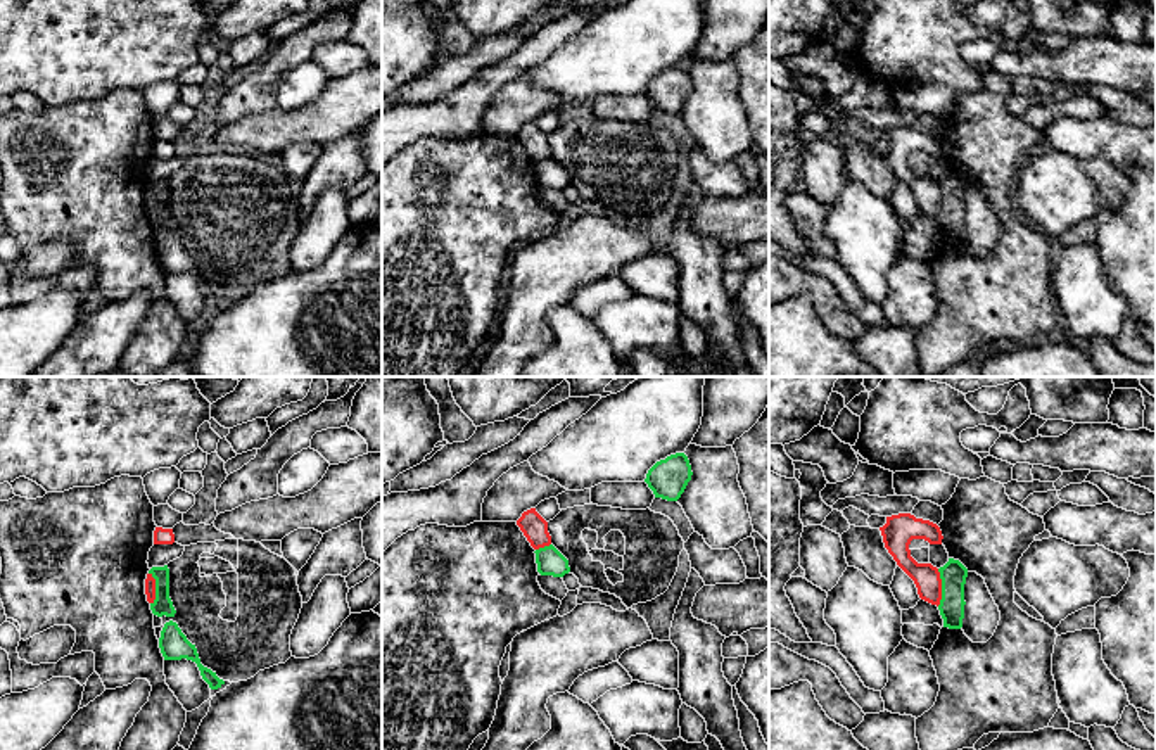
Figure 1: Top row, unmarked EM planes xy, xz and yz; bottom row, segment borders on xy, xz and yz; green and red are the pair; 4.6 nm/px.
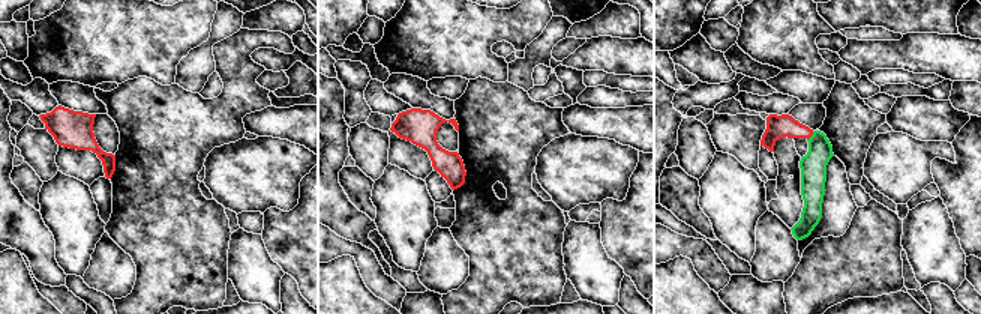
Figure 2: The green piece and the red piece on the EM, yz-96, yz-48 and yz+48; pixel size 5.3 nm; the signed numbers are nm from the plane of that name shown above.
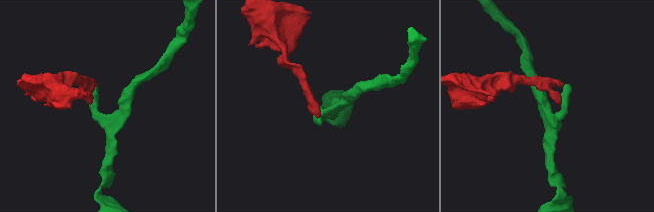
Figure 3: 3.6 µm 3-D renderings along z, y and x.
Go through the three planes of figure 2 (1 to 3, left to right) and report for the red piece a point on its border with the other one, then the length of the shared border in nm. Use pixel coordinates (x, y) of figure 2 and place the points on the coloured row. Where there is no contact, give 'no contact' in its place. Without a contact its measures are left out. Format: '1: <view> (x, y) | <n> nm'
1: no contact
2: no contact
3: yz+48 (812, 135) | 70 nm

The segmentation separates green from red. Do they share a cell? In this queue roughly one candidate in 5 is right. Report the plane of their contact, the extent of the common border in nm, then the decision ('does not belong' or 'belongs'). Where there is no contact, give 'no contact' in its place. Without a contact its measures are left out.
contact in yz; length 180 nm; does not belong

